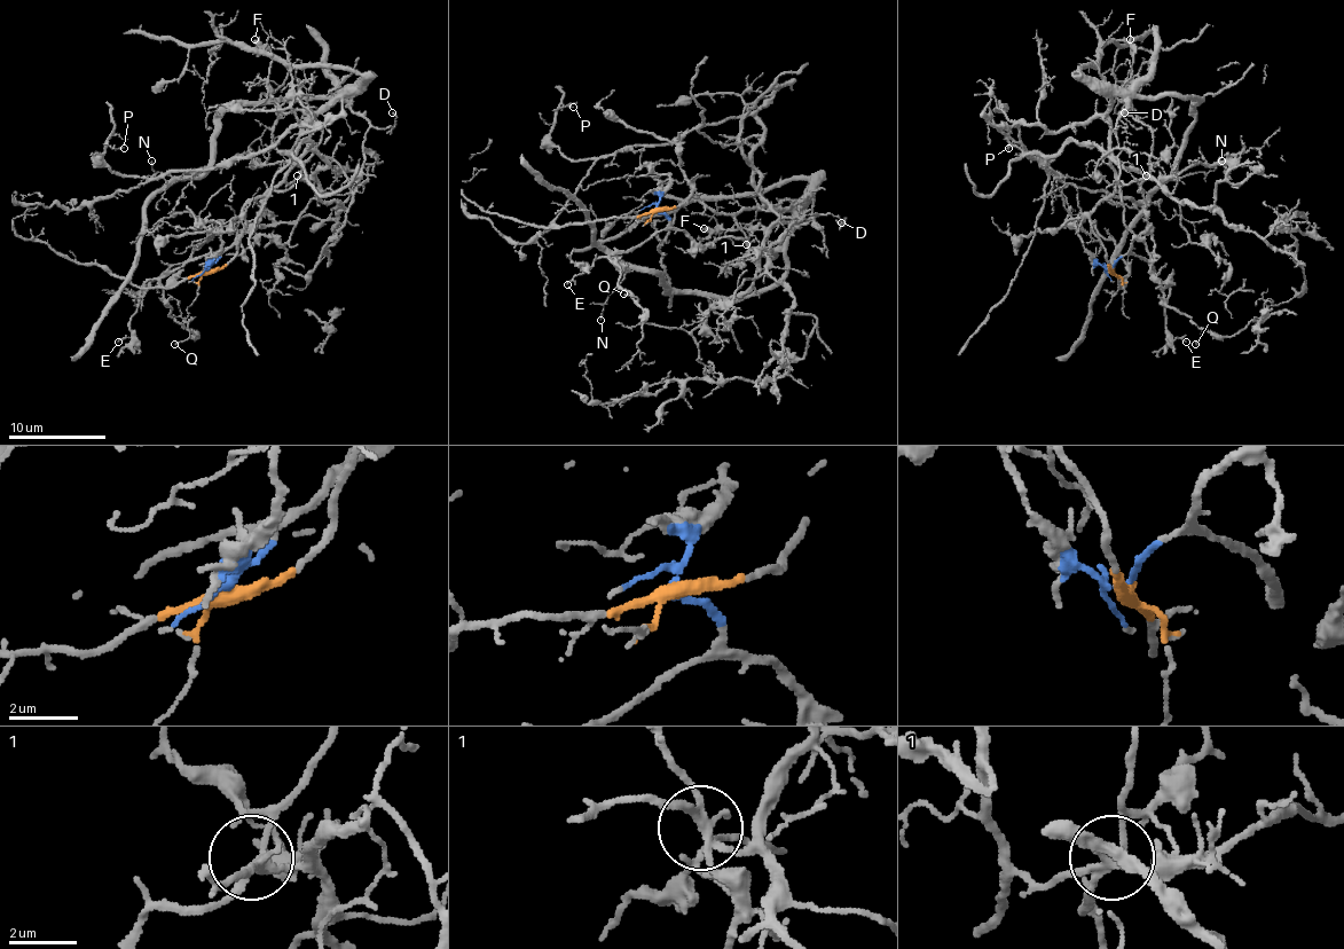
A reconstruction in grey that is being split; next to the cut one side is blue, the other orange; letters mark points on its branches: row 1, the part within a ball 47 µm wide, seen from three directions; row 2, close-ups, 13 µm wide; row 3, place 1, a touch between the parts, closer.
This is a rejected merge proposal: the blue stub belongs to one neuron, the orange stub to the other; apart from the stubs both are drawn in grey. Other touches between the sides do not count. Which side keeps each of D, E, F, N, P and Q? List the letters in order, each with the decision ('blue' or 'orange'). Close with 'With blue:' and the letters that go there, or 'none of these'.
D: blue
E: blue
F: blue
N: orange
P: orange
Q: blue
With blue: D, E, F, Q

